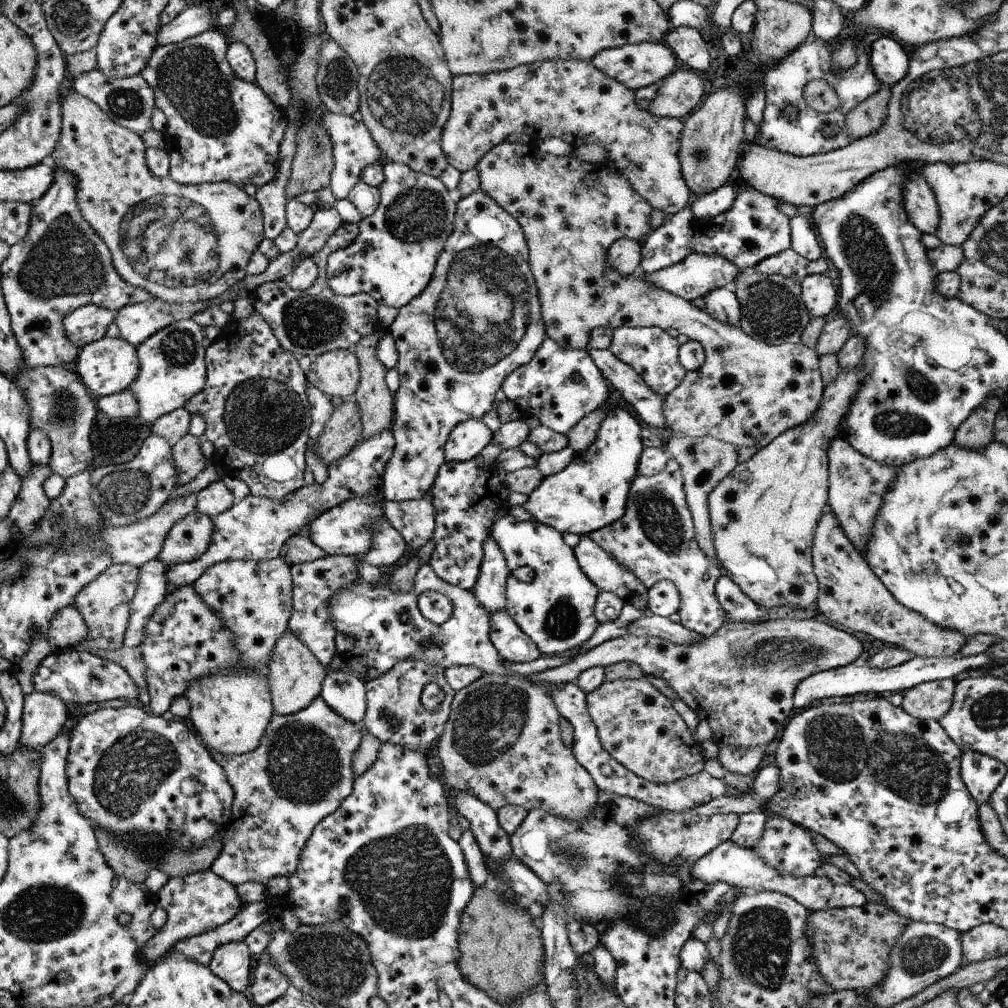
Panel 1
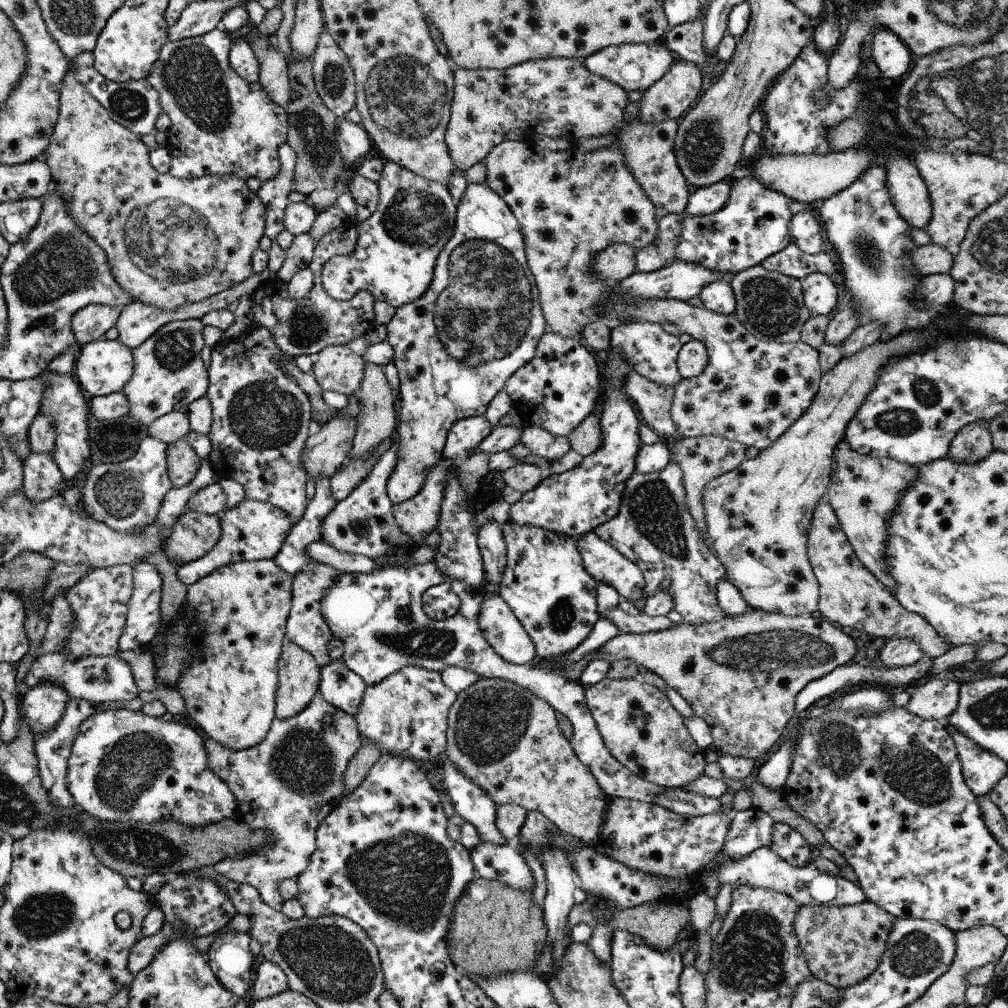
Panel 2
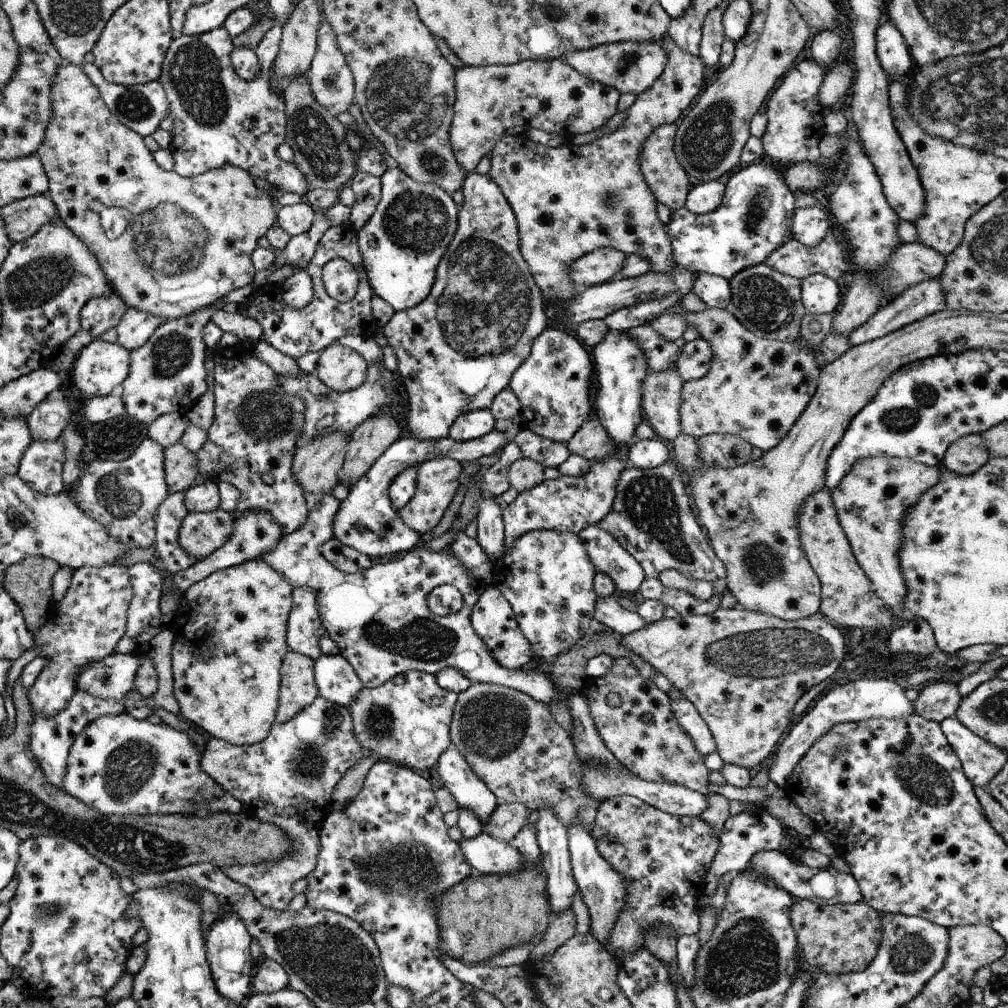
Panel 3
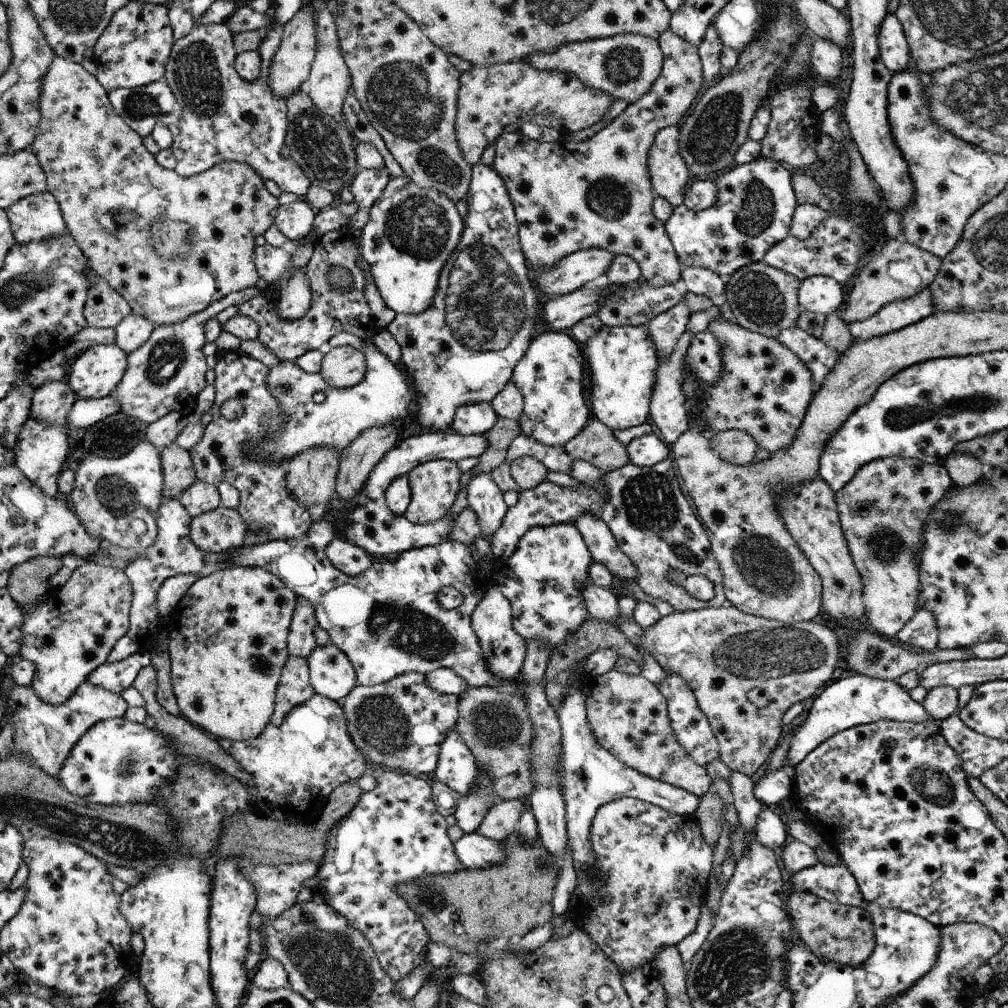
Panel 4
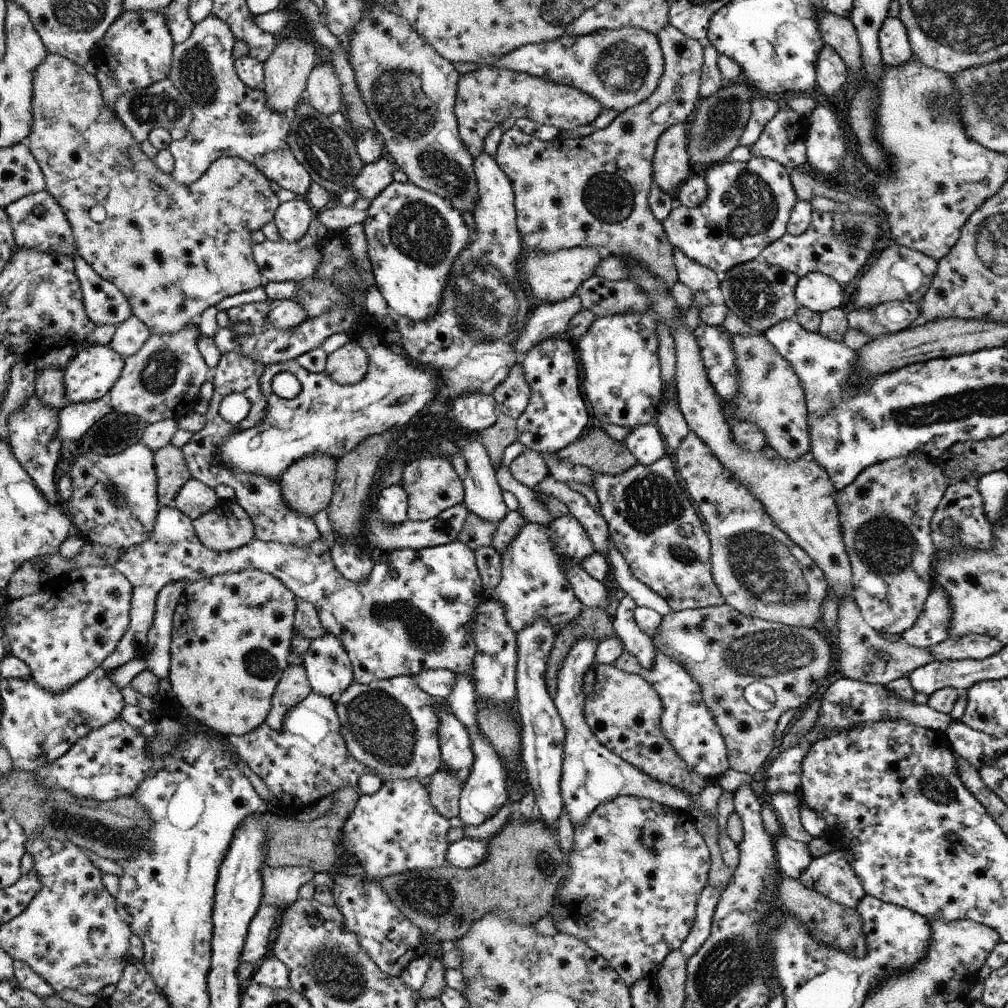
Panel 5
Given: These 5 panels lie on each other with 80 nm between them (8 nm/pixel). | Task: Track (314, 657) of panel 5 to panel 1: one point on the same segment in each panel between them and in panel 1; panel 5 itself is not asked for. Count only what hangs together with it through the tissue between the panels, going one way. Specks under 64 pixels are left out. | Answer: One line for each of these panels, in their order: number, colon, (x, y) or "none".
1: (346, 695)
2: (341, 687)
3: (338, 681)
4: (332, 673)

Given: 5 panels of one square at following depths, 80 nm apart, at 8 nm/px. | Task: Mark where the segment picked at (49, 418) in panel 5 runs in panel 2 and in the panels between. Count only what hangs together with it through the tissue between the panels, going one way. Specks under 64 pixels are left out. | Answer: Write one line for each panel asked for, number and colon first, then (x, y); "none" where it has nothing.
2: (41, 474)
3: (41, 465)
4: (41, 450)

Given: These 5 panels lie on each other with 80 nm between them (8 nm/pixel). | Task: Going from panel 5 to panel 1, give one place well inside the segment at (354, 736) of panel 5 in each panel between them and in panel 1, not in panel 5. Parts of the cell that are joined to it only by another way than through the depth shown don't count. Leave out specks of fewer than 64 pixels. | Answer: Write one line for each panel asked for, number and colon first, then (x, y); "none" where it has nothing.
1: (396, 714)
2: (407, 715)
3: (407, 720)
4: (401, 724)

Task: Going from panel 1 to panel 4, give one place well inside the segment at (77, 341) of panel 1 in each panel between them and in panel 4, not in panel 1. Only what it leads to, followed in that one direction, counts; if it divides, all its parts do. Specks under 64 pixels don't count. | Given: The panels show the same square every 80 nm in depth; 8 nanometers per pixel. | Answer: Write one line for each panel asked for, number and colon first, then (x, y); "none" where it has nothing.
2: (90, 324)
3: (100, 314)
4: (105, 307)

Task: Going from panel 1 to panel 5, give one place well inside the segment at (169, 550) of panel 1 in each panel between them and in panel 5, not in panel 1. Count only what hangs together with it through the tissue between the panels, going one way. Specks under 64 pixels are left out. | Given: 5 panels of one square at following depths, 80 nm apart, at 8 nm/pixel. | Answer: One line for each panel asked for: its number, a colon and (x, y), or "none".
2: (194, 536)
3: (201, 534)
4: (221, 530)
5: (228, 527)

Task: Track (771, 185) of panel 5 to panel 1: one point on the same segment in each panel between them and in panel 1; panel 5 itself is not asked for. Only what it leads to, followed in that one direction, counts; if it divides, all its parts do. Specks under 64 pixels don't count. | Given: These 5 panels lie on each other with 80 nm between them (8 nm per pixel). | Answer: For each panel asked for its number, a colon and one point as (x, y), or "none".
1: (755, 228)
2: (755, 223)
3: (757, 211)
4: (756, 202)

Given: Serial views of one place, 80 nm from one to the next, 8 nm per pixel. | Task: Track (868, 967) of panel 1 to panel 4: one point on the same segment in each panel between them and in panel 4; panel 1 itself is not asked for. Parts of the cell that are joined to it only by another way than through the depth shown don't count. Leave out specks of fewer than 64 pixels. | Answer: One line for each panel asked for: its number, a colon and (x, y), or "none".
2: (843, 944)
3: (843, 938)
4: (845, 934)

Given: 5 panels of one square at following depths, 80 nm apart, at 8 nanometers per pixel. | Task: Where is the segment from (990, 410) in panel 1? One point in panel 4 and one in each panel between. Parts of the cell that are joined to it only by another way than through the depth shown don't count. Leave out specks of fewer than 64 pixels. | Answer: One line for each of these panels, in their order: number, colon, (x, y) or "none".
2: (972, 444)
3: (967, 454)
4: (964, 470)

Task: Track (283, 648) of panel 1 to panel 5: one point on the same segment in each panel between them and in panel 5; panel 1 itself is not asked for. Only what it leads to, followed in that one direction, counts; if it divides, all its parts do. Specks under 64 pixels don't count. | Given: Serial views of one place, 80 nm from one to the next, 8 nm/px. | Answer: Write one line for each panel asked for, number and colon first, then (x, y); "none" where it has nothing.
2: (300, 676)
3: (299, 688)
4: (295, 688)
5: (295, 687)

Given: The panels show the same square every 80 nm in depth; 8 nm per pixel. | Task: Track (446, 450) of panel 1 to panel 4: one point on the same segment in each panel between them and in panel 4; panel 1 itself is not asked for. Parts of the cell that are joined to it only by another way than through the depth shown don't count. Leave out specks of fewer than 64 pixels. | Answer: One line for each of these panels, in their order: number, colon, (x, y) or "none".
2: (463, 439)
3: (473, 425)
4: (475, 419)

